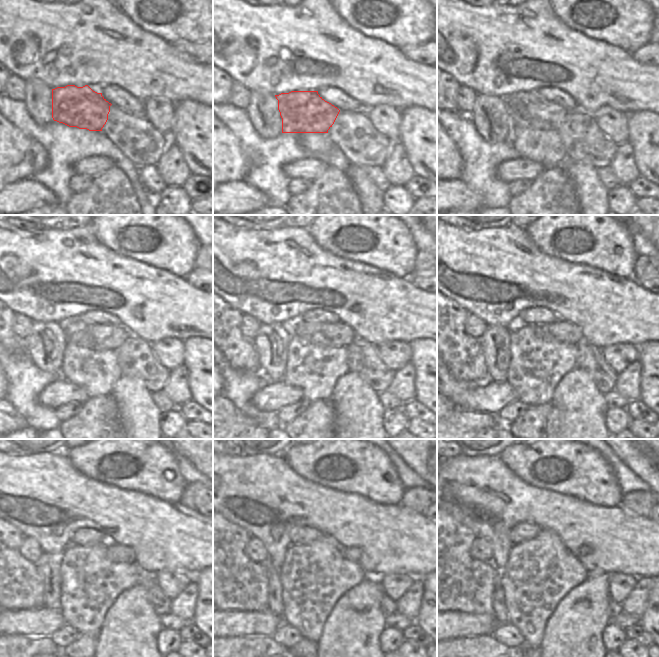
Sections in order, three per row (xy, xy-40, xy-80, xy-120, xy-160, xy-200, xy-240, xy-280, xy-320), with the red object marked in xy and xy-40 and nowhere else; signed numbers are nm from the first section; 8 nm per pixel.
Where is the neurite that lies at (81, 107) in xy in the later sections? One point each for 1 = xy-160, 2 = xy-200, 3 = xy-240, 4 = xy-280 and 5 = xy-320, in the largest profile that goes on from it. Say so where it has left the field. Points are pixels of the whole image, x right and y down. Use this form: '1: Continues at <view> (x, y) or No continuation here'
1: Continues at xy-160 (339, 334)
2: Continues at xy-200 (562, 331)
3: Continues at xy-240 (117, 553)
4: Continues at xy-280 (353, 554)
5: Continues at xy-320 (585, 549)

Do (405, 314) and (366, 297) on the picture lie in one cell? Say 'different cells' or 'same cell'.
same cell

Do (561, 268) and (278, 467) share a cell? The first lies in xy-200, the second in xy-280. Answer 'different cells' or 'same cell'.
same cell

